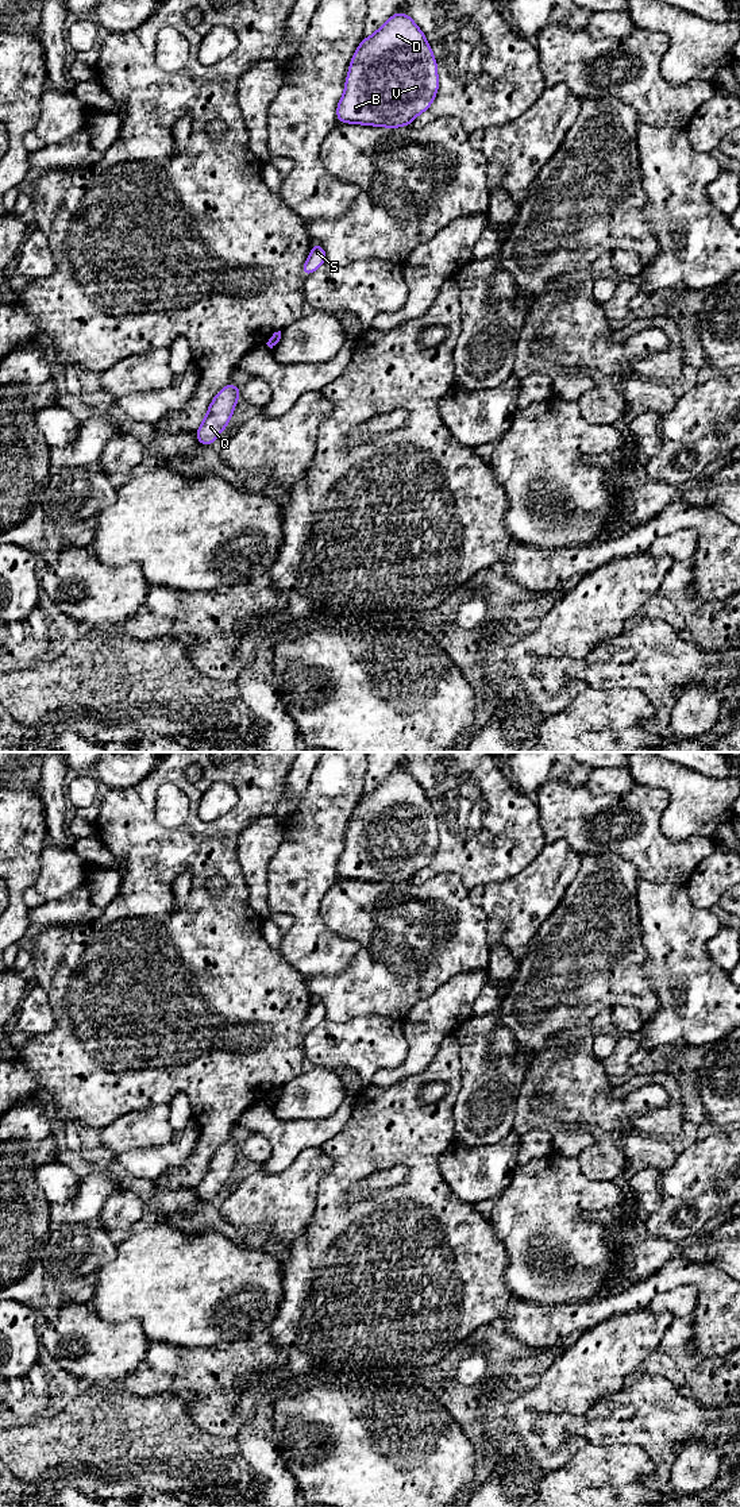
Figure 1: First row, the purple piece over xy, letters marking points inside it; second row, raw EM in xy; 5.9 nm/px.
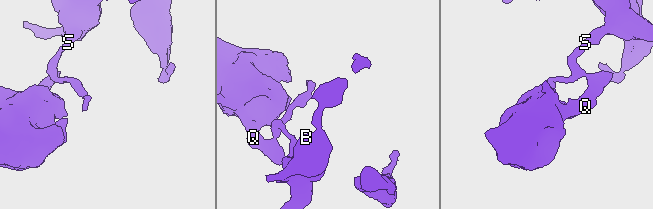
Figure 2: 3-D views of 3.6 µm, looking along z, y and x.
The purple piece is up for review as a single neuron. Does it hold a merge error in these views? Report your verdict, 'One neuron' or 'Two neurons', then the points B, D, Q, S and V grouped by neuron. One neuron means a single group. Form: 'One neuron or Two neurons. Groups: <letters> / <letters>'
Two neurons. Groups: B D S V / Q

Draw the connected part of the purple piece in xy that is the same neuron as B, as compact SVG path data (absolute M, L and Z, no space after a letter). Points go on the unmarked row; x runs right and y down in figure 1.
M392 771L356 803L336 863L339 879L412 882L439 845L431 802L411 772Z

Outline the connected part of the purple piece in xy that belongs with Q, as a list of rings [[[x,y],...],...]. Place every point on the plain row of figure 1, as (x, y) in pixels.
[[[227,1140],[209,1160],[208,1168],[196,1187],[199,1200],[212,1200],[231,1178],[236,1157],[240,1153],[239,1142]]]

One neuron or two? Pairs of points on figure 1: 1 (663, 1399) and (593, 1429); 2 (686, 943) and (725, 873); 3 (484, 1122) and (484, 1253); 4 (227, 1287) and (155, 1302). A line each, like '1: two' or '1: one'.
1: one
2: two
3: one
4: one

